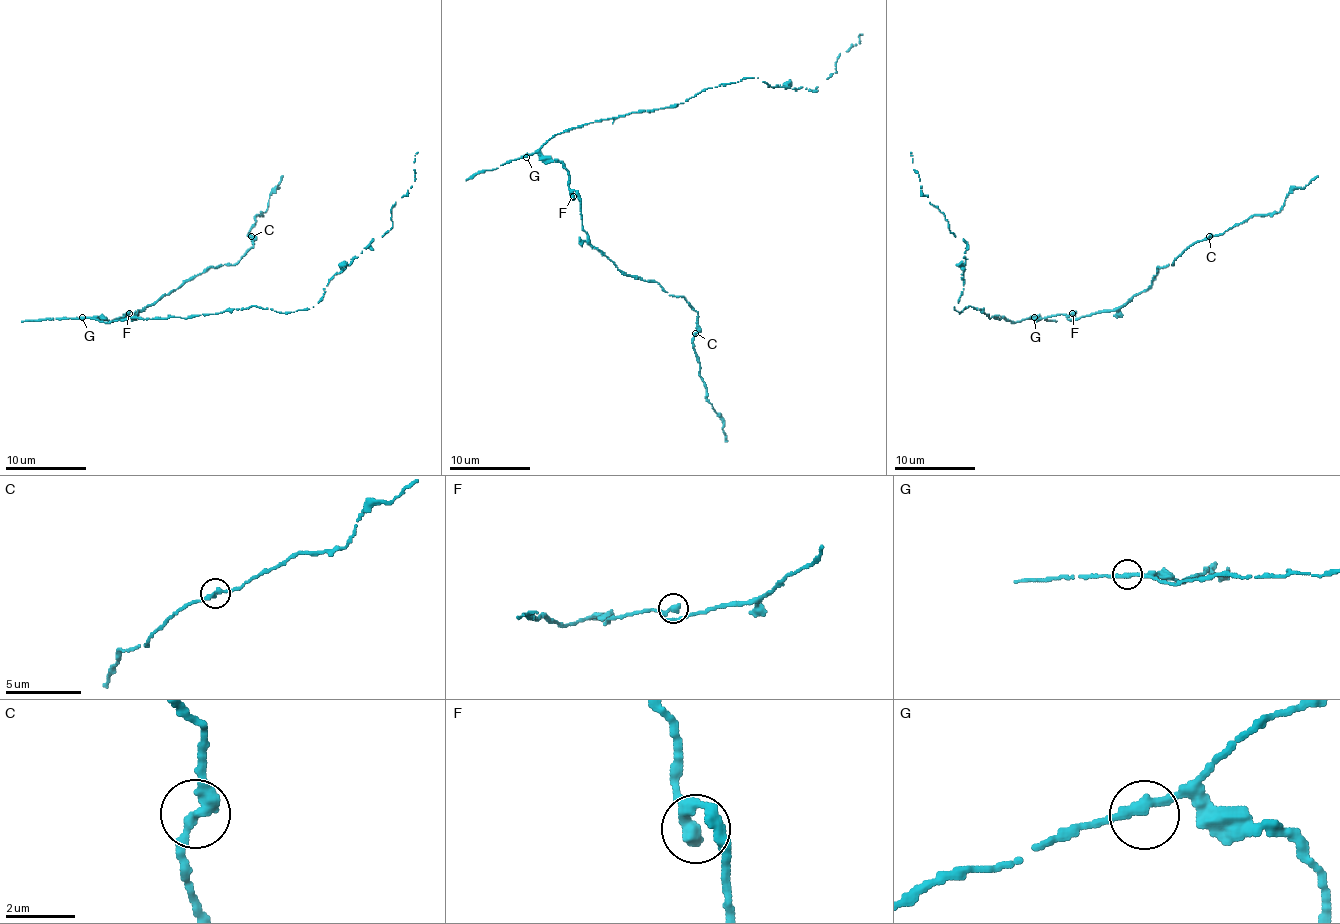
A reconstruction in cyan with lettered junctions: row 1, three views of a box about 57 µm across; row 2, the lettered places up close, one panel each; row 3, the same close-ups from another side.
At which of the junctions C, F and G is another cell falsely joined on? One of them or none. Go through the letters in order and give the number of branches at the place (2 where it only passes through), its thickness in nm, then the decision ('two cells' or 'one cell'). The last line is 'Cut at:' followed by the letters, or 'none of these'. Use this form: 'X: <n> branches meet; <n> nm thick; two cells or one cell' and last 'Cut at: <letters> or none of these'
C: 2 branches meet; 320 nm thick; one cell
F: 2 branches meet; 320 nm thick; one cell
G: 2 branches meet; 300 nm thick; one cell
Cut at: none of these

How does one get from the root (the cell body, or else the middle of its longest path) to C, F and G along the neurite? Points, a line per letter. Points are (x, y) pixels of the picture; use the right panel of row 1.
C: (1009, 319), (1074, 319), (1119, 309), (1152, 283), (1158, 266), (1172, 264), (1208, 236)
F: (1009, 319), (1020, 321), (1032, 317), (1036, 321), (1042, 317), (1072, 313)
G: (1009, 319), (1022, 321), (1034, 317)

